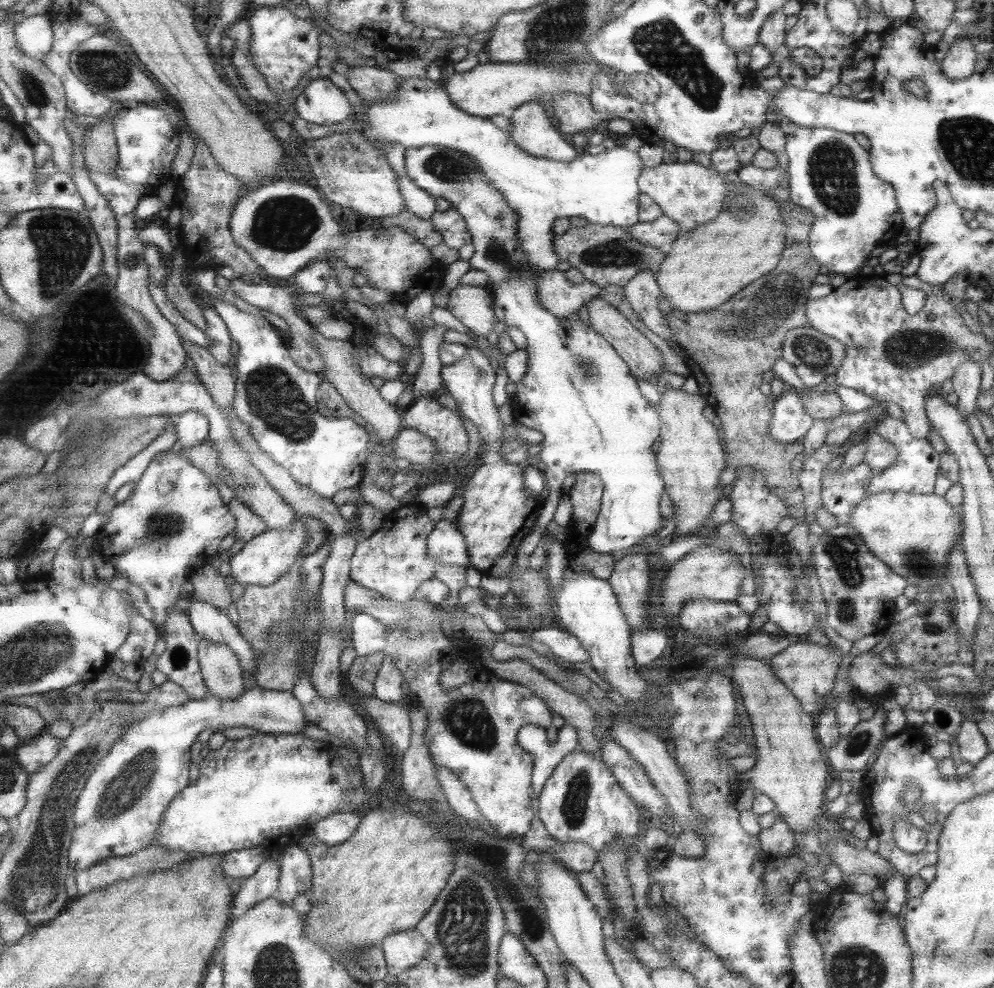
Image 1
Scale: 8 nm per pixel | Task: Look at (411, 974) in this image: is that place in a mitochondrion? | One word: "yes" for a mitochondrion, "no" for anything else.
no

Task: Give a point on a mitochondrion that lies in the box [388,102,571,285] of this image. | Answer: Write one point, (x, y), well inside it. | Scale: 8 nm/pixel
(449, 168)

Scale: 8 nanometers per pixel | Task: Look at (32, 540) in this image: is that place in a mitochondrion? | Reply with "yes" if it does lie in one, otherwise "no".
no

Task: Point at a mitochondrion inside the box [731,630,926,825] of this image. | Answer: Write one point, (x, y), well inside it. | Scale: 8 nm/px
(860, 741)

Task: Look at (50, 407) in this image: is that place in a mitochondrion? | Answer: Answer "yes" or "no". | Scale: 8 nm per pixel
no

